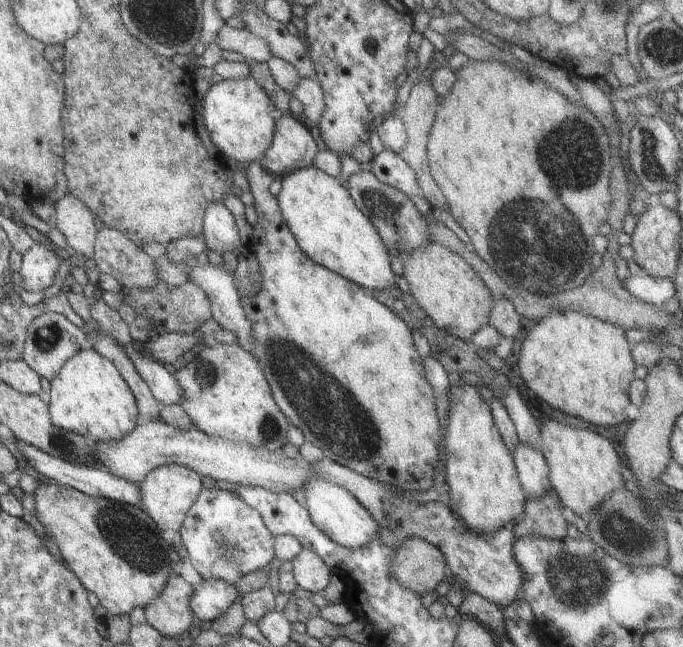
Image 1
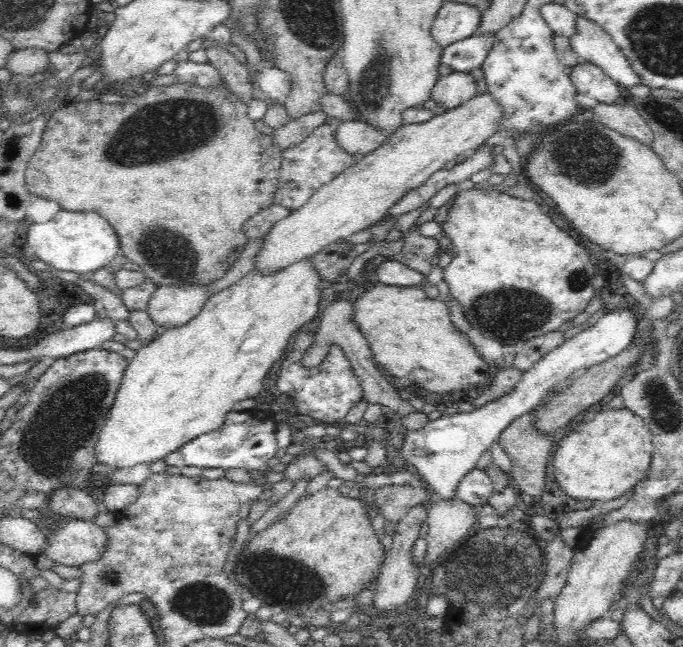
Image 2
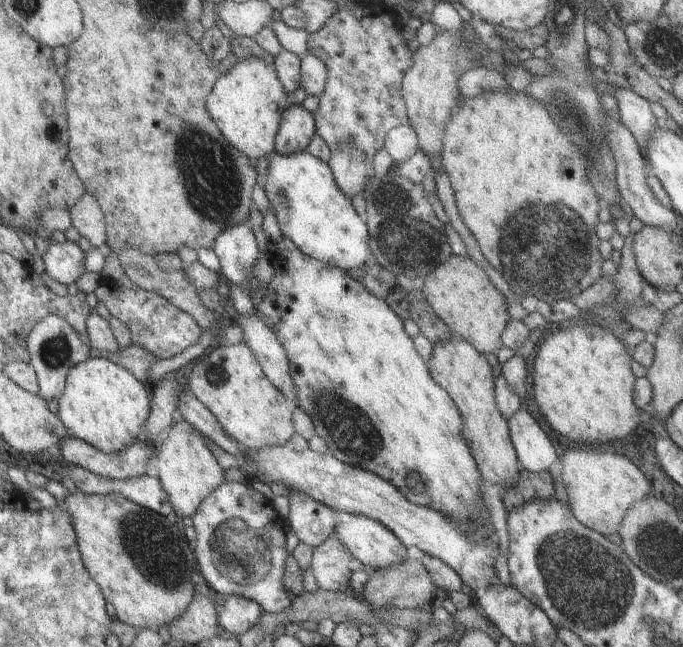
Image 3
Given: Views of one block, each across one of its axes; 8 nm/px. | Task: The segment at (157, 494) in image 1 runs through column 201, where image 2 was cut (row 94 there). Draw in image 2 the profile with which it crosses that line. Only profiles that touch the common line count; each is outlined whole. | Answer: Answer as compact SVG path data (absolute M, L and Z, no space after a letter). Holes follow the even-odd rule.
M487 92L483 96L477 94L466 104L446 112L443 116L434 116L429 122L400 128L400 133L388 137L377 150L345 168L344 172L314 192L303 208L294 211L291 216L278 222L274 229L264 235L266 244L258 256L256 269L273 271L284 268L294 261L311 257L335 240L340 240L342 237L348 238L360 230L369 229L380 223L401 202L400 200L404 200L408 194L418 190L430 176L436 174L438 170L442 170L448 162L456 161L462 154L470 156L479 147L484 146L486 140L498 132L497 127L500 120L502 120L500 108Z

